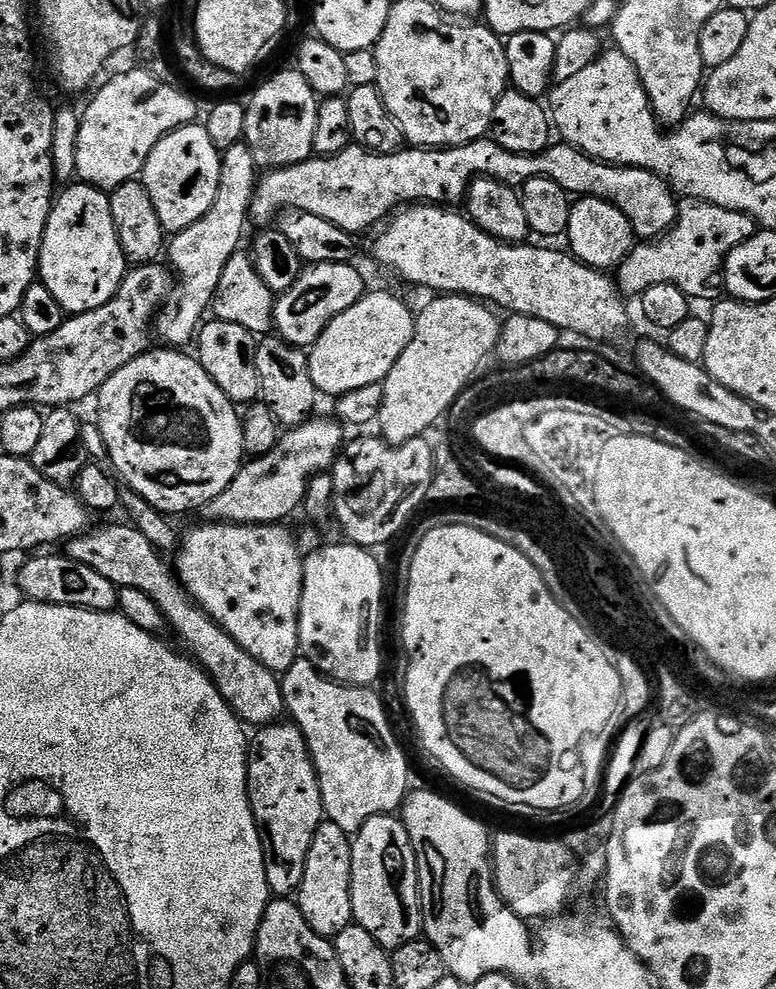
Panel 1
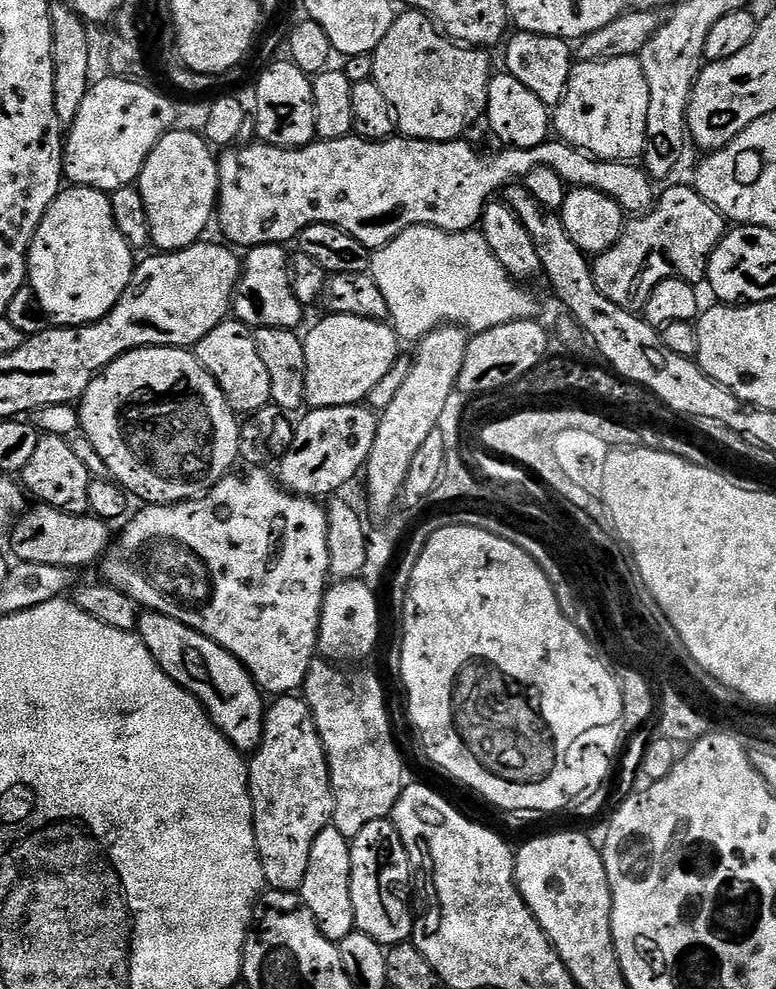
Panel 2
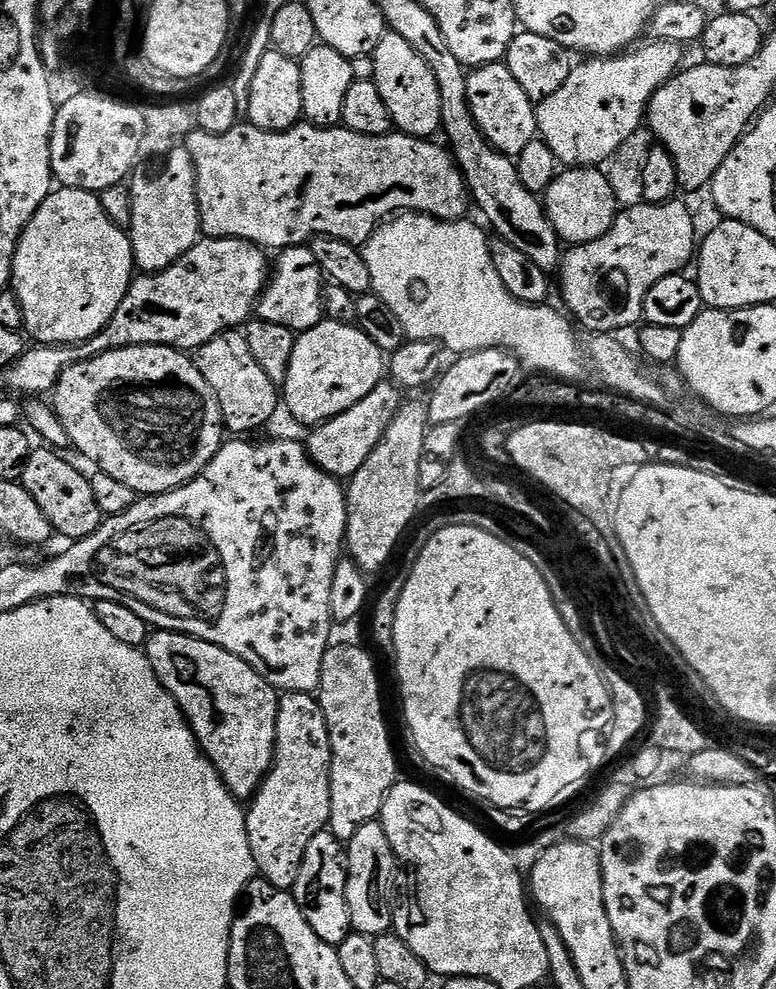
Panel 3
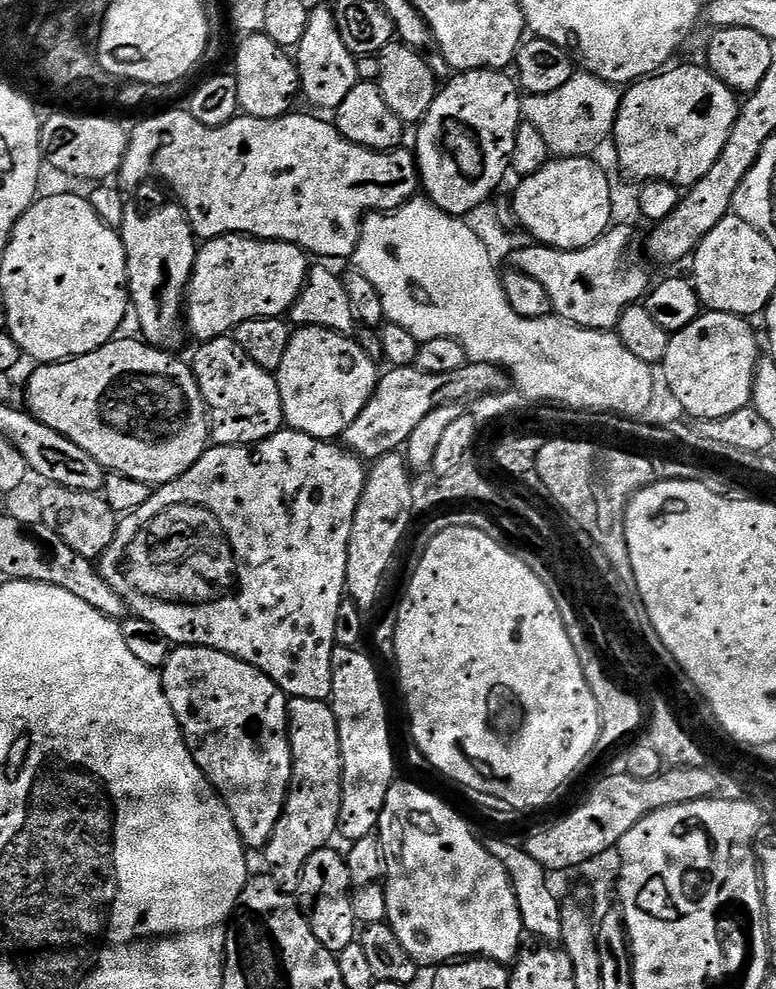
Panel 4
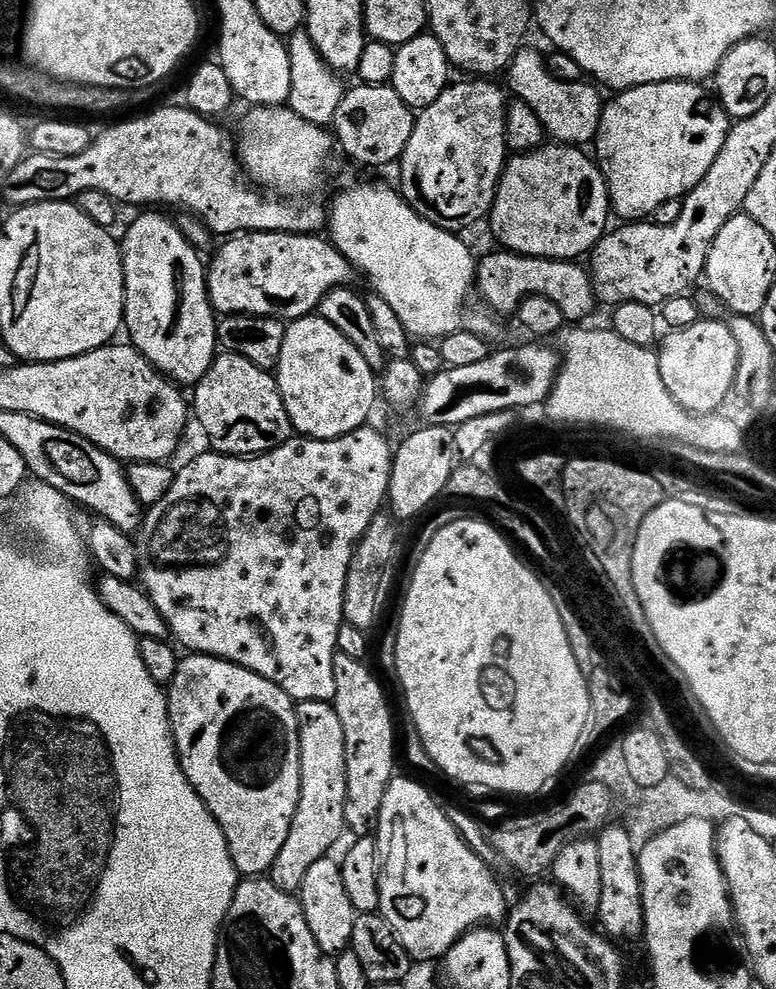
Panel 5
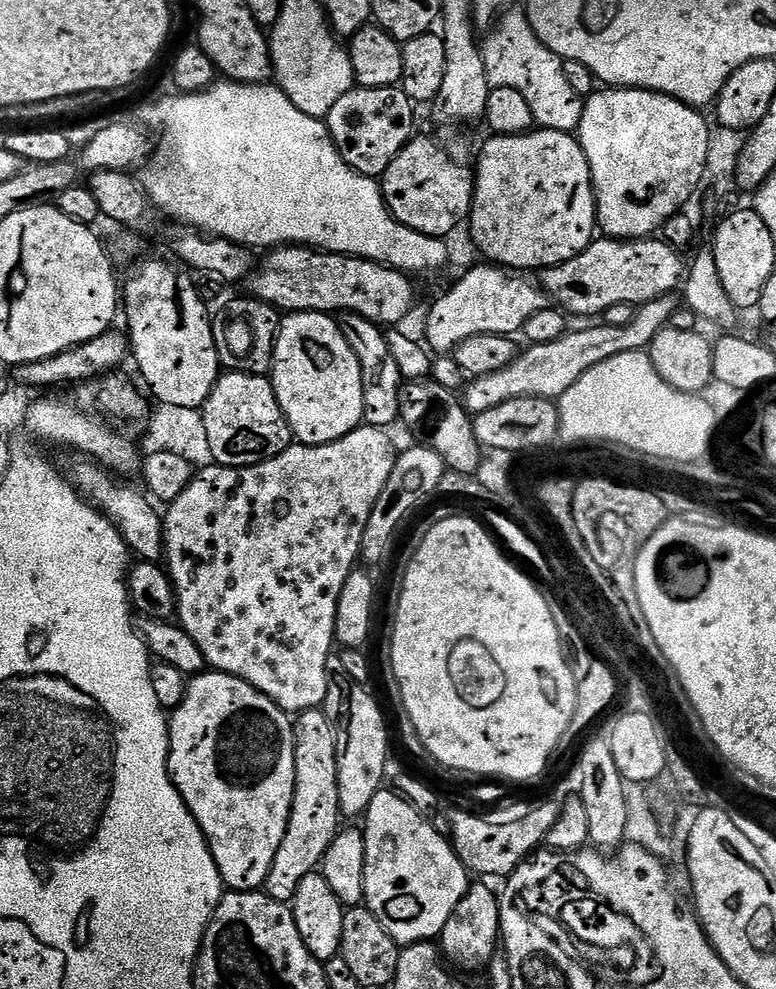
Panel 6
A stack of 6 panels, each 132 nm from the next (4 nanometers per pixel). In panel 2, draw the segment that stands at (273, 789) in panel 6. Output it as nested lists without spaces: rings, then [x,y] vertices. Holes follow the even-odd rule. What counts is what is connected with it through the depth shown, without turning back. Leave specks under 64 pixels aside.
[[[141,611],[136,617],[134,632],[141,645],[148,649],[148,655],[154,658],[157,669],[163,672],[175,687],[185,688],[189,696],[196,697],[196,702],[208,711],[208,717],[216,723],[220,733],[242,754],[255,753],[260,739],[264,737],[266,696],[262,689],[256,685],[251,674],[244,669],[244,664],[238,662],[238,658],[234,658],[225,648],[218,646],[210,638],[182,626],[174,618],[166,618],[166,614]]]

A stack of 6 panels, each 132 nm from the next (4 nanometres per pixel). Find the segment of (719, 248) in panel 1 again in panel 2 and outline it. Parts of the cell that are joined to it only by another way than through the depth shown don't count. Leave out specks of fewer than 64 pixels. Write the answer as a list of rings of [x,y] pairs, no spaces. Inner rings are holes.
[[[676,184],[661,191],[652,211],[637,215],[625,223],[618,242],[591,261],[596,289],[614,306],[629,310],[643,309],[654,286],[663,280],[678,279],[689,282],[703,281],[708,260],[724,237],[724,215],[696,193],[695,187]]]

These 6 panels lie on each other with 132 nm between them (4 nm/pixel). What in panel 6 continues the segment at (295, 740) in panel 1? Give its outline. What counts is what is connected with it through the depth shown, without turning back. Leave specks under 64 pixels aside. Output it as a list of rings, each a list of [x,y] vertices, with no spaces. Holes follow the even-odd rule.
[[[312,708],[309,712],[299,713],[295,717],[294,727],[296,729],[296,793],[286,838],[282,838],[282,846],[278,846],[278,854],[274,858],[274,866],[270,870],[266,885],[268,895],[283,904],[295,900],[298,886],[302,886],[302,878],[306,878],[323,865],[324,855],[330,842],[334,842],[337,832],[342,828],[338,790],[338,734],[333,717],[320,708]]]

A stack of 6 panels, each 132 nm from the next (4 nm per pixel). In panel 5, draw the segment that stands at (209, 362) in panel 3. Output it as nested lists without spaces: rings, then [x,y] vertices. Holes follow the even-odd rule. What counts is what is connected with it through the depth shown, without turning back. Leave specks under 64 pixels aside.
[[[221,351],[195,385],[194,420],[208,435],[211,451],[221,456],[260,456],[293,439],[294,429],[282,402],[275,375],[233,352]]]

